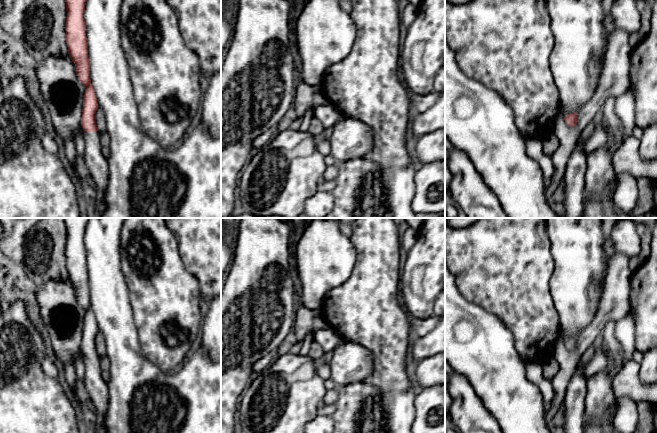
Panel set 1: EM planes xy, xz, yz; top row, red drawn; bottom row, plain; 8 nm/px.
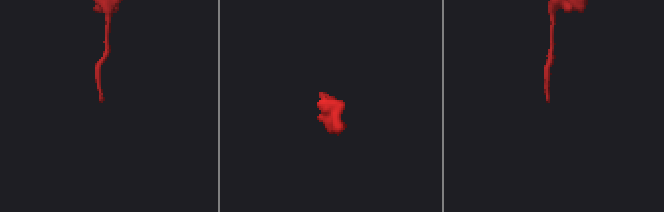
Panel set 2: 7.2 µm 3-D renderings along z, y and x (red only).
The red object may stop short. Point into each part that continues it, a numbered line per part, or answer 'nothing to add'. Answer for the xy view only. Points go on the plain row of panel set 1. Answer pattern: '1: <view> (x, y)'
1: xy (95, 385)

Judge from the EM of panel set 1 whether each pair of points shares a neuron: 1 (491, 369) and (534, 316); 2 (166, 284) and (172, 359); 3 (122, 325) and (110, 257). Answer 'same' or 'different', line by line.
1: different
2: same
3: same

